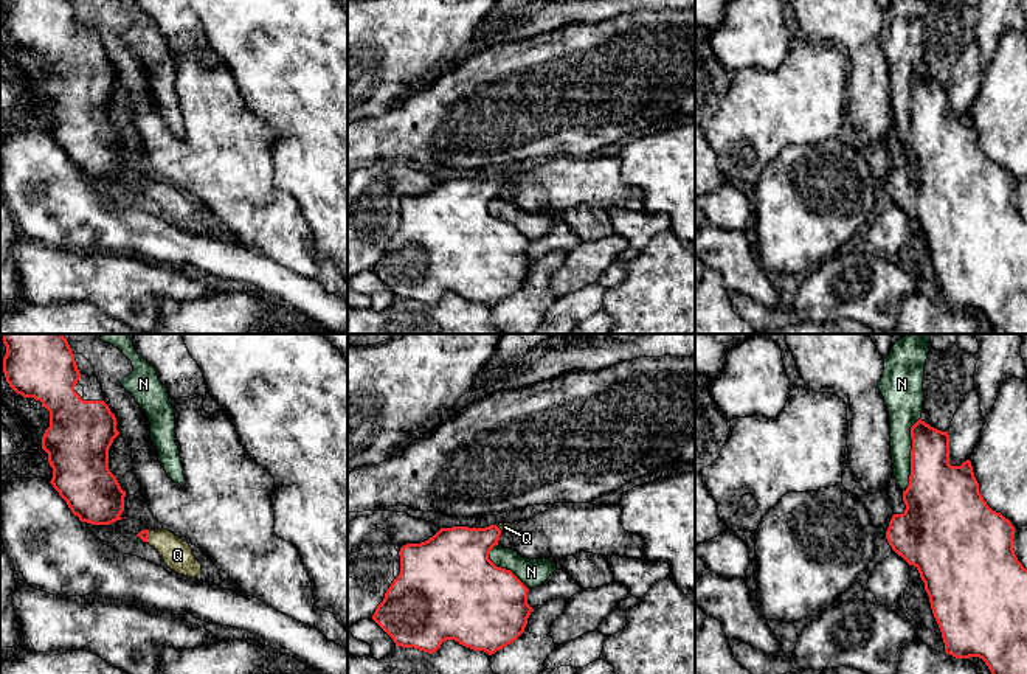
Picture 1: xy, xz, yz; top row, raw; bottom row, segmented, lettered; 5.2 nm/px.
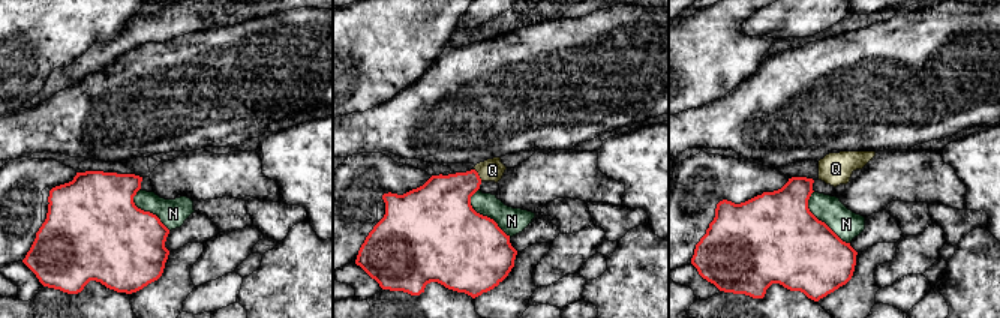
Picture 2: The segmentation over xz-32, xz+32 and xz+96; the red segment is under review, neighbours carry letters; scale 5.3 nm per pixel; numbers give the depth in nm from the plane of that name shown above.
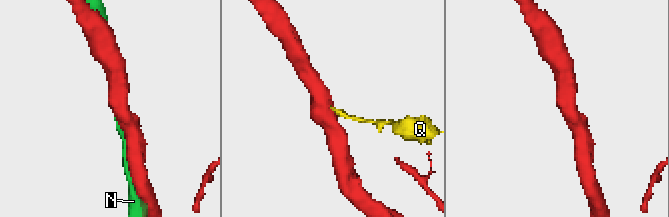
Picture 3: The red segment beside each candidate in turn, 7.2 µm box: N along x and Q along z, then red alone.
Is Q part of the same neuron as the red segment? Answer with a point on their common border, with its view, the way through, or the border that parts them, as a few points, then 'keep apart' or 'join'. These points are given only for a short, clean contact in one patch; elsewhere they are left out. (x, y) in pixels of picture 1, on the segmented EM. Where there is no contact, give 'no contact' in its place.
meets red in xy at (148, 536); runs through xy (143, 535), (148, 536), (162, 539), (177, 555); join

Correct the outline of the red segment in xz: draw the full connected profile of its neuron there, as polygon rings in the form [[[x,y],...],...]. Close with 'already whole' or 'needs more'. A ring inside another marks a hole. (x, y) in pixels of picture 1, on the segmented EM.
[[[500,523],[498,526],[490,525],[486,528],[475,528],[475,526],[473,528],[469,528],[469,526],[441,528],[433,537],[430,537],[425,542],[403,545],[399,551],[400,573],[386,590],[383,601],[377,606],[372,615],[372,620],[392,638],[396,646],[414,648],[428,654],[436,652],[445,640],[455,640],[465,648],[470,648],[473,651],[484,651],[489,655],[514,643],[524,632],[527,618],[532,612],[532,607],[527,604],[529,589],[510,570],[496,567],[489,559],[489,553],[495,545],[498,545],[501,533],[503,531],[510,533],[514,526],[515,523]]] | needs more

